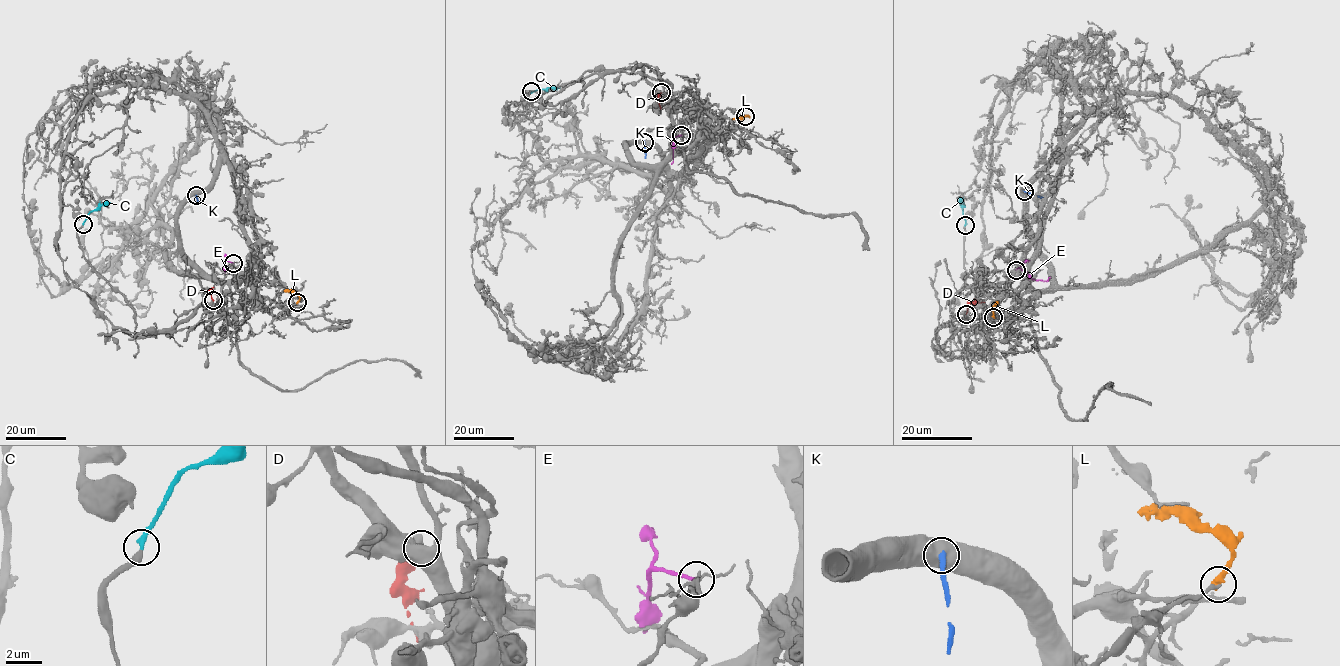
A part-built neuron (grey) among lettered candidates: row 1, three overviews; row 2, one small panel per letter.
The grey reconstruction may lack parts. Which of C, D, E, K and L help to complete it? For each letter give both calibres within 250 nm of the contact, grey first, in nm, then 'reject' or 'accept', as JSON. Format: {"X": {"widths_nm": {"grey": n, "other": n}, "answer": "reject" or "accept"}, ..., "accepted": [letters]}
{"C": {"widths_nm": {"grey": 360, "other": 340}, "answer": "accept"}, "D": {"widths_nm": {"grey": 700, "other": 140}, "answer": "reject"}, "E": {"widths_nm": {"grey": 90, "other": 190}, "answer": "reject"}, "K": {"widths_nm": {"grey": 750, "other": 240}, "answer": "reject"}, "L": {"widths_nm": {"grey": 190, "other": 440}, "answer": "reject"}, "accepted": ["C"]}

